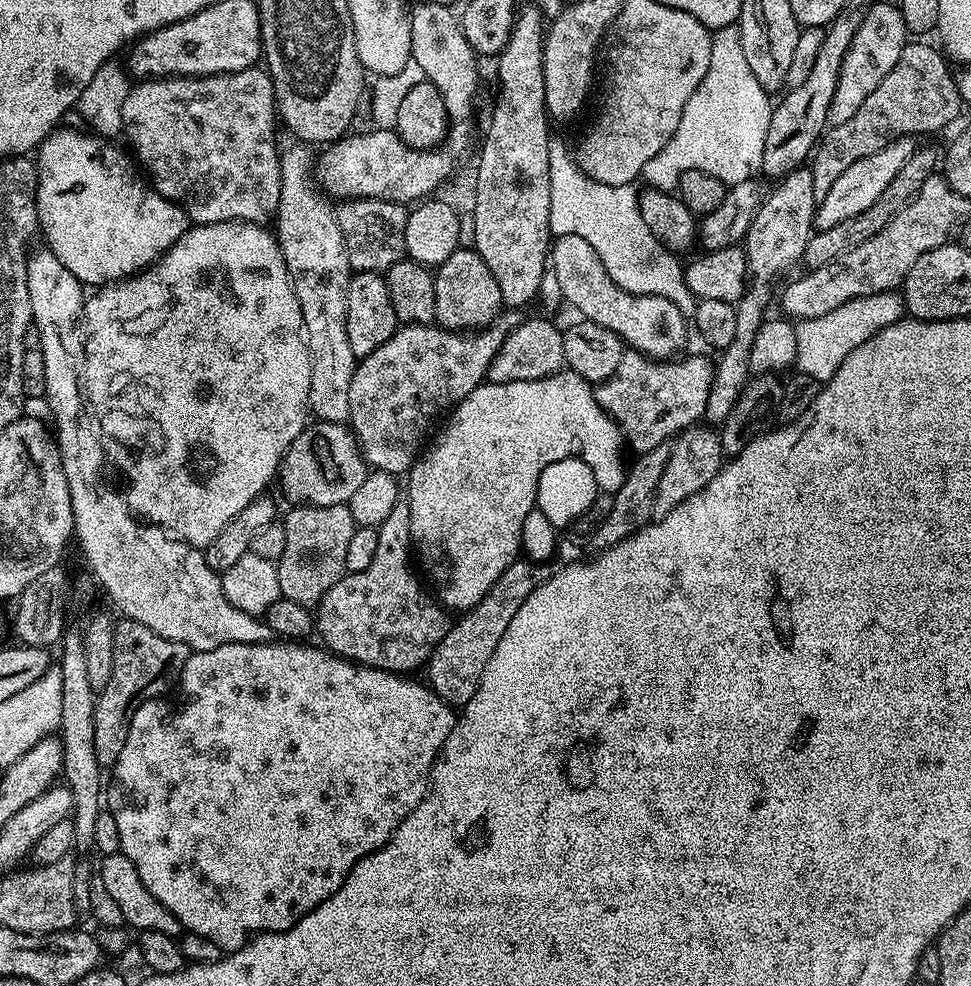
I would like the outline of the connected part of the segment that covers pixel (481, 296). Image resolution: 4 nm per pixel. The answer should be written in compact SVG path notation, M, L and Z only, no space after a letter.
M460 246L444 262L438 265L434 275L435 323L453 330L483 330L500 315L505 307L498 281L490 274L490 266L482 262L475 247Z

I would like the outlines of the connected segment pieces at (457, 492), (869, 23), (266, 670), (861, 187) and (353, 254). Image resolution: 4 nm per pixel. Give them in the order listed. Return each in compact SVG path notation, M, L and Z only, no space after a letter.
M567 370L555 372L554 375L547 376L546 378L538 378L534 382L506 382L505 384L482 383L461 404L451 409L447 420L448 425L437 434L436 441L432 445L429 443L423 449L422 455L407 473L406 479L408 479L408 484L406 480L406 499L410 512L410 534L412 535L412 543L415 551L419 555L420 552L424 555L424 568L428 571L429 578L436 583L436 592L434 591L435 599L445 609L451 610L453 613L456 611L456 614L463 614L468 609L473 608L478 602L482 602L482 598L491 590L494 582L498 582L498 578L502 578L504 571L521 555L522 522L537 507L536 487L538 486L539 475L546 469L546 466L558 462L559 459L570 459L572 457L581 459L594 472L594 478L597 479L599 491L604 494L615 494L624 481L626 471L624 452L626 453L626 445L624 443L624 437L620 434L620 427L613 422L611 416L596 401L593 385L589 384L587 380L582 379L578 374Z
M876 2L869 8L841 64L837 90L834 92L833 101L830 102L828 128L842 126L842 122L849 120L861 108L862 102L866 102L866 97L878 87L878 82L882 82L882 78L886 78L886 74L894 70L894 62L898 62L904 45L909 43L909 40L908 27L895 3Z
M265 642L265 643L262 643L262 644L227 644L227 645L226 645L226 646L218 646L218 647L217 647L217 648L215 648L215 649L214 649L214 650L206 650L206 651L205 651L205 652L192 652L192 653L191 653L191 655L189 655L189 658L188 658L188 661L187 661L187 662L186 662L186 666L185 666L185 667L184 667L184 668L183 668L183 669L182 669L182 670L181 670L181 671L180 671L180 673L178 673L178 680L180 680L180 688L181 688L181 690L182 690L182 691L184 691L184 696L185 696L185 700L184 700L184 704L180 704L180 705L178 705L178 706L177 706L177 708L171 708L171 706L170 706L170 705L168 705L168 704L167 704L167 702L166 702L166 701L164 701L164 698L157 698L157 699L154 699L154 700L147 700L147 702L145 702L145 703L144 703L144 705L142 705L142 706L141 706L141 707L140 707L140 709L139 709L139 710L137 710L137 712L135 712L135 714L134 714L134 715L132 715L132 721L131 721L131 722L130 722L130 730L129 730L129 731L128 731L128 733L127 733L127 734L126 734L126 746L122 746L122 754L118 754L118 758L117 758L117 759L116 759L116 763L115 763L115 765L114 765L114 771L116 771L116 781L114 781L114 782L113 782L113 784L112 784L112 800L113 800L113 802L114 802L114 803L116 803L116 805L114 805L114 822L118 822L118 838L119 838L119 839L120 839L120 851L121 851L121 852L123 852L123 854L124 854L124 856L125 856L125 857L126 857L126 858L130 858L130 862L134 862L134 870L138 870L138 878L142 878L142 886L146 886L146 890L150 890L150 894L154 894L154 898L158 898L158 902L162 902L162 906L166 906L166 910L170 910L170 914L174 914L174 918L178 918L178 922L179 922L179 923L180 923L180 927L181 927L181 929L183 929L183 931L184 931L184 932L193 932L193 933L194 933L194 934L198 934L198 935L199 935L199 936L201 936L201 937L202 937L202 938L210 938L210 942L214 942L214 946L218 946L218 947L219 947L219 948L220 948L220 949L222 949L222 950L223 950L223 951L224 951L224 952L225 952L225 953L230 953L230 952L235 952L235 951L236 951L236 949L238 949L238 948L240 948L240 947L242 947L242 946L243 946L243 944L246 944L246 943L248 943L248 941L249 941L249 940L251 940L251 939L252 939L252 937L253 937L253 936L255 936L255 935L257 935L257 934L259 934L259 933L262 933L262 932L285 932L285 931L286 931L286 930L290 930L290 929L291 929L291 928L293 928L293 927L294 927L294 925L296 925L296 924L297 924L297 923L298 923L298 921L300 921L300 920L301 920L301 919L302 919L302 918L303 918L303 916L305 916L305 915L306 915L306 914L307 914L307 913L308 913L308 912L313 912L313 911L314 911L314 909L316 909L316 907L318 907L318 905L320 905L320 904L321 904L321 903L322 903L322 902L323 902L323 901L324 901L324 900L325 900L325 899L326 899L326 898L330 898L330 897L331 897L331 896L332 896L332 895L334 895L334 893L336 893L336 892L337 892L337 891L338 891L338 889L339 889L339 888L340 888L340 887L341 887L341 886L342 886L342 882L343 882L343 881L344 881L344 880L345 880L345 879L346 879L346 878L347 878L347 877L348 877L348 875L349 875L349 874L350 874L350 870L351 870L351 869L352 869L352 867L353 867L353 866L354 866L354 865L355 865L355 864L357 864L357 862L359 862L359 861L360 861L360 859L361 859L361 858L362 858L362 857L364 857L364 856L368 856L368 855L369 855L369 854L371 854L371 853L372 853L372 852L373 852L373 851L374 851L374 850L378 850L378 849L379 849L379 848L381 848L381 847L382 847L382 846L383 846L383 844L384 844L384 843L386 843L386 842L387 842L387 840L389 840L389 838L391 838L391 836L393 836L393 834L395 834L395 833L396 833L396 827L398 827L398 825L399 825L399 824L401 824L401 823L402 823L402 822L403 822L403 820L404 820L404 819L405 819L405 818L406 818L406 817L408 817L408 816L409 816L409 814L410 814L410 813L412 813L412 812L413 812L413 810L414 810L414 809L416 809L416 808L417 808L417 807L418 807L418 805L420 805L420 804L421 804L421 803L422 803L422 801L424 801L424 797L425 797L425 796L427 796L427 795L428 795L428 790L429 790L429 787L430 787L430 777L431 777L431 775L432 775L432 767L433 767L433 766L434 766L434 762L435 762L435 761L436 761L436 756L437 756L437 755L438 755L438 754L439 754L439 753L440 753L440 751L441 751L441 750L442 750L442 746L443 746L443 745L444 745L444 743L445 743L445 742L446 742L446 738L450 738L450 730L454 730L454 726L455 726L455 725L456 725L456 717L457 717L457 713L456 713L456 712L455 712L455 711L454 711L454 708L453 708L453 705L450 705L450 704L447 704L447 703L446 703L446 702L445 702L445 700L443 700L443 699L442 699L442 698L438 698L438 694L437 694L437 693L436 693L436 692L434 692L434 691L432 691L432 689L431 689L431 688L429 688L429 687L428 687L428 685L427 685L427 683L424 683L424 682L420 682L420 684L418 684L418 683L417 683L417 682L416 682L416 681L414 681L414 680L412 680L412 679L414 679L414 678L405 678L405 677L404 677L404 676L403 676L403 675L400 675L400 674L397 674L397 673L395 673L395 672L384 672L384 671L383 671L383 670L382 670L382 669L381 669L381 668L365 668L365 667L364 667L364 665L362 665L362 664L354 664L354 663L352 663L352 661L350 661L350 660L345 660L345 659L343 659L343 658L341 658L341 657L339 657L339 656L337 656L337 655L335 655L335 654L329 654L329 653L328 653L328 652L327 652L327 651L324 651L324 650L321 650L321 649L320 649L320 648L319 648L319 647L316 647L316 648L317 648L317 649L316 649L316 648L307 648L307 647L308 647L308 646L309 646L309 645L308 645L308 644L307 644L307 643L304 643L304 642L300 642L300 643L296 643L296 642Z
M903 136L900 140L890 142L882 150L854 162L854 166L848 167L834 182L834 186L830 186L830 190L826 190L826 194L819 197L816 205L815 227L819 230L830 230L846 222L846 218L854 218L854 214L862 214L862 210L866 210L878 198L882 198L882 190L890 186L890 178L894 178L894 174L898 174L898 170L906 166L906 158L910 158L910 154L914 154L917 147L917 141L913 137Z
M346 200L335 205L338 230L346 242L346 254L350 258L353 273L378 272L387 273L394 262L405 259L406 226L409 209L392 200Z

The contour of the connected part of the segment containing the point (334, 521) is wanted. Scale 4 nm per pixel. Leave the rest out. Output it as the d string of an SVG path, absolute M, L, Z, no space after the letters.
M347 504L338 506L292 506L282 516L286 530L286 550L276 564L278 586L283 599L298 602L304 608L315 609L320 600L342 577L346 566L346 550L350 534L354 534L356 523Z

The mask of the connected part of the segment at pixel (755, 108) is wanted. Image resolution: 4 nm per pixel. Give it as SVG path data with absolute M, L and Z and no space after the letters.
M718 28L712 32L712 45L710 46L710 70L706 70L706 78L690 94L690 102L682 110L682 118L678 121L678 130L674 130L674 138L654 154L646 162L642 173L642 180L647 187L657 188L663 192L672 192L678 186L682 174L686 170L706 170L706 174L714 174L723 183L729 186L738 182L753 179L761 171L763 162L763 147L766 145L766 134L770 127L773 101L764 104L769 96L764 87L750 74L750 68L744 68L744 61L736 52L741 52L740 29Z

